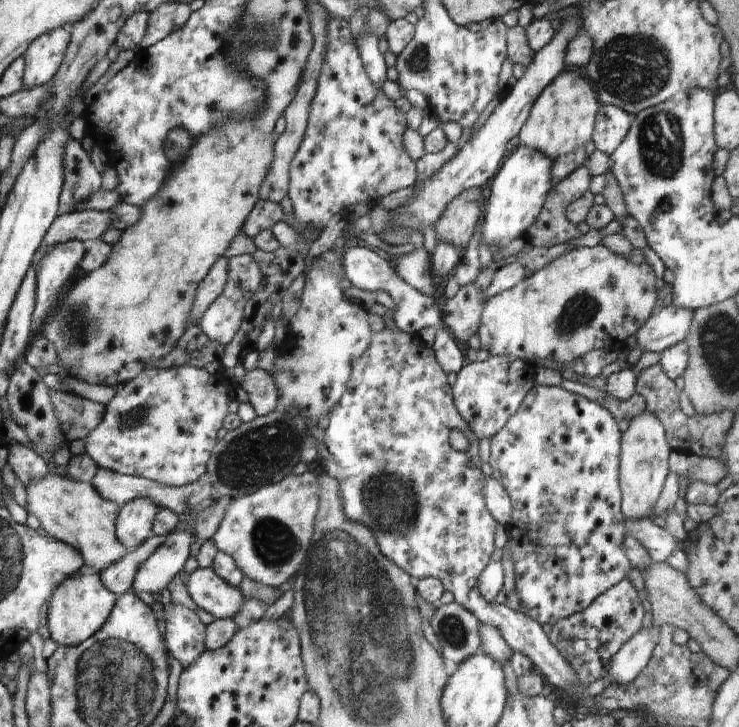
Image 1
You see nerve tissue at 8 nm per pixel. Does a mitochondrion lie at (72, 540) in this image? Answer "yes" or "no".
no

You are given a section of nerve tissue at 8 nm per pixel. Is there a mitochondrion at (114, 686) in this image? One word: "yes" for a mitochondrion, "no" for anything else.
yes

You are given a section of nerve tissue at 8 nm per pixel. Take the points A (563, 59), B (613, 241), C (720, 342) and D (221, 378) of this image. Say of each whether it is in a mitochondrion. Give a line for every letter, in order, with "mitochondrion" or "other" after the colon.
A: other
B: other
C: mitochondrion
D: other

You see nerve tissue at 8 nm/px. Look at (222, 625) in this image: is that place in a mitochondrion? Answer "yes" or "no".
no

